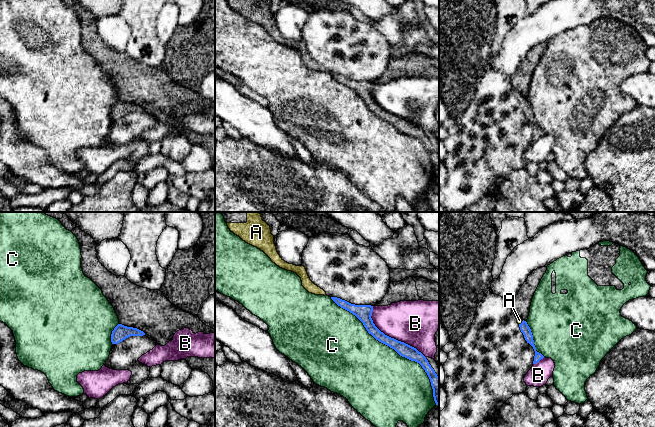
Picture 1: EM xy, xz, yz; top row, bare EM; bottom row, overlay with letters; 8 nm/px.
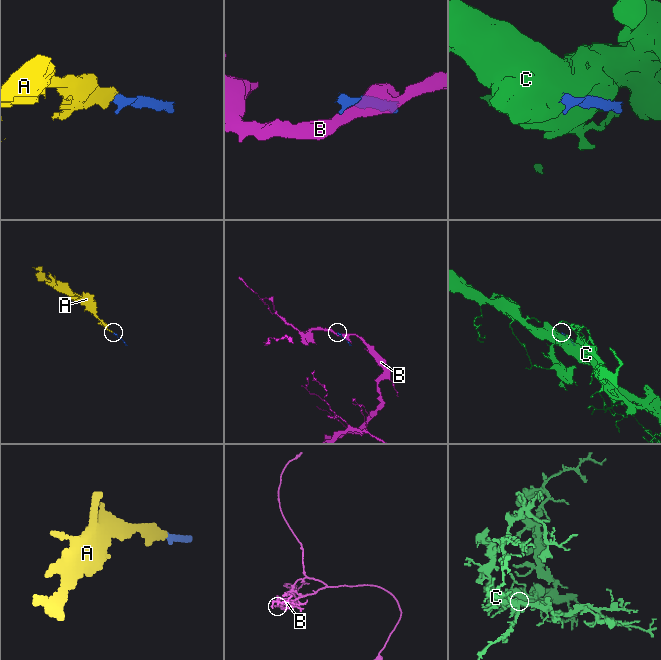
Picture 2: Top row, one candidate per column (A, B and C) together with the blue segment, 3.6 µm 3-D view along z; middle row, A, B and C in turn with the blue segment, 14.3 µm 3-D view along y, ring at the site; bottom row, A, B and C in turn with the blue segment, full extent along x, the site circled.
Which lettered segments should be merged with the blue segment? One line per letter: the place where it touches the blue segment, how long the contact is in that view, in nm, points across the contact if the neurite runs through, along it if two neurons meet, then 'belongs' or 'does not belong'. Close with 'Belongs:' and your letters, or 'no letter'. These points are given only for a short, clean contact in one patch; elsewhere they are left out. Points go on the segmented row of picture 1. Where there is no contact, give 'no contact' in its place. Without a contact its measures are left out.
A: contact yz (522, 322); length 50 nm; way yz (525, 329), (522, 322), (519, 320); belongs
B: contact xz (390, 337); length 600 nm; does not belong
C: contact xz (393, 348); length 1200 nm; does not belong
Belongs: A

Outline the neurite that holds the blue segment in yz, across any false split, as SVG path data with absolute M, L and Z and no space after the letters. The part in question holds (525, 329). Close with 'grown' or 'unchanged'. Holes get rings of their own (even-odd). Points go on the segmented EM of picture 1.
M515 315L516 319L517 319L517 323L519 324L520 330L524 335L525 340L527 341L527 343L529 343L534 351L535 351L535 356L534 356L534 361L533 364L538 363L541 359L544 358L544 356L536 351L536 347L534 345L534 340L533 340L533 335L531 332L530 327L528 326L527 322L524 321L521 317L519 317L518 315Z; grown

